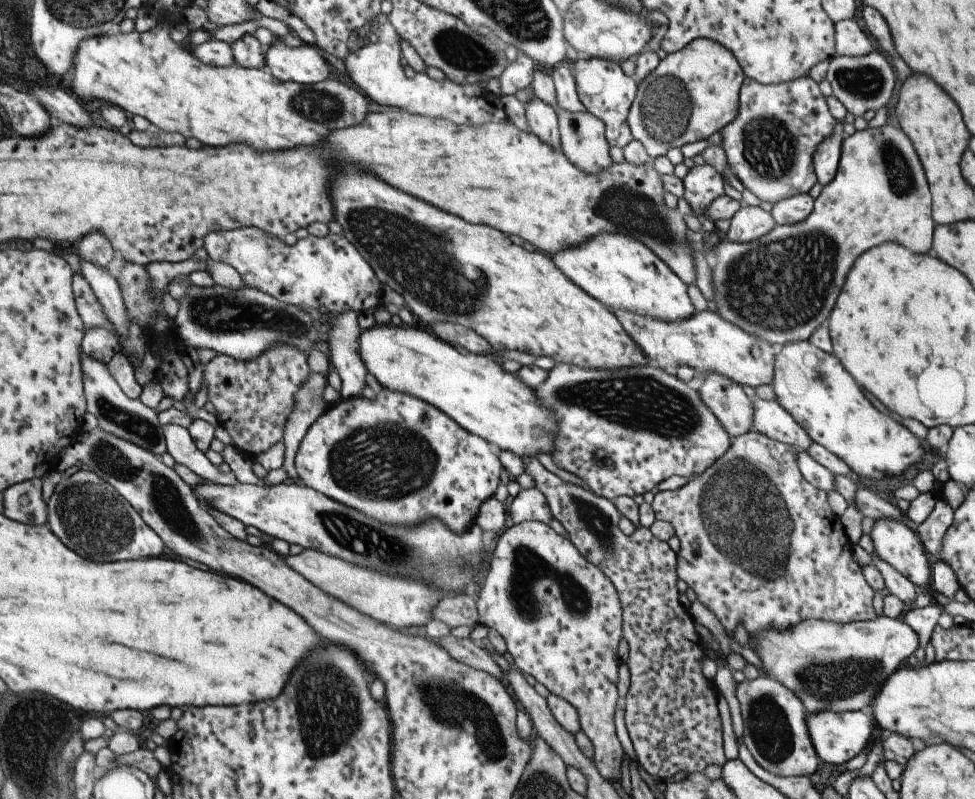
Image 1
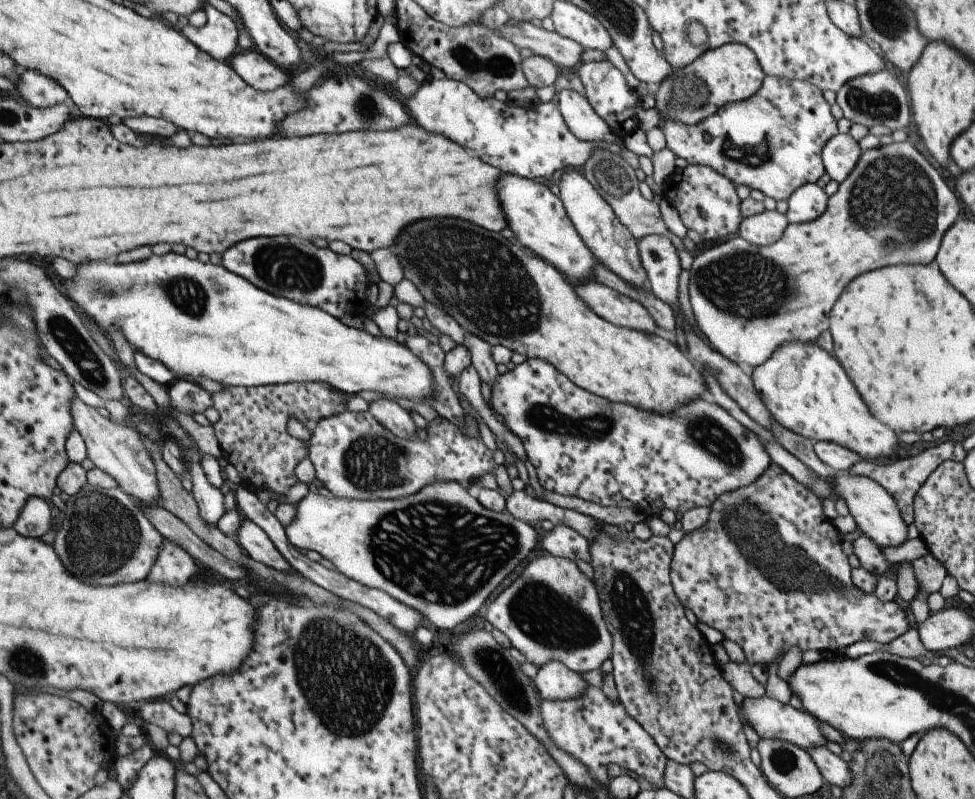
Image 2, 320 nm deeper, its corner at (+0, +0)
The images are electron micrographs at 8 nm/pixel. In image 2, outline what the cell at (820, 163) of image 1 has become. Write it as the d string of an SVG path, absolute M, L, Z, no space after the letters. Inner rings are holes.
M837 133L823 145L821 160L824 172L838 184L853 170L862 152L848 133Z

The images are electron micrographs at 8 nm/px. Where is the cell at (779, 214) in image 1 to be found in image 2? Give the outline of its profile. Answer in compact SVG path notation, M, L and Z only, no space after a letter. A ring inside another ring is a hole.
M816 183L799 186L787 198L784 214L789 223L806 223L815 220L826 207L828 196Z

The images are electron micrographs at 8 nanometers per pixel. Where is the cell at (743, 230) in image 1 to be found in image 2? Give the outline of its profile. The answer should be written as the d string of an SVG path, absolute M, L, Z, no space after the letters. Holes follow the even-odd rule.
M763 210L759 214L743 217L736 233L752 245L767 246L779 240L788 224L784 214Z

